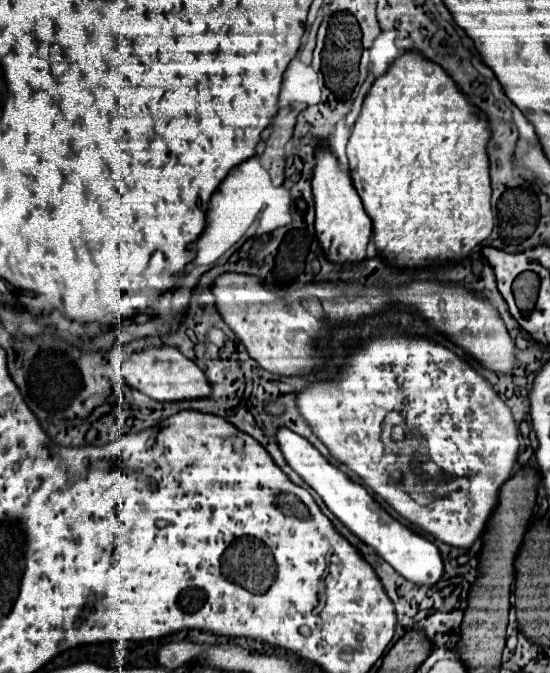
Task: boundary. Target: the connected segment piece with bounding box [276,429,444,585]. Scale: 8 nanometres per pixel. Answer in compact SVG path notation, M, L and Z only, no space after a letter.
M278 429L276 439L278 439L278 445L280 445L280 449L282 449L284 459L288 461L288 465L322 497L322 501L326 503L326 507L358 539L362 539L386 563L390 563L404 579L408 579L408 581L412 581L416 585L434 585L442 577L444 565L442 565L440 551L438 551L438 547L434 543L430 543L428 539L416 535L406 525L402 525L400 521L396 521L394 517L390 517L380 507L380 503L376 503L376 499L362 485L350 481L338 467L330 465L326 461L326 457L322 457L318 453L318 449L312 447L312 443L308 439L292 433L290 429Z

